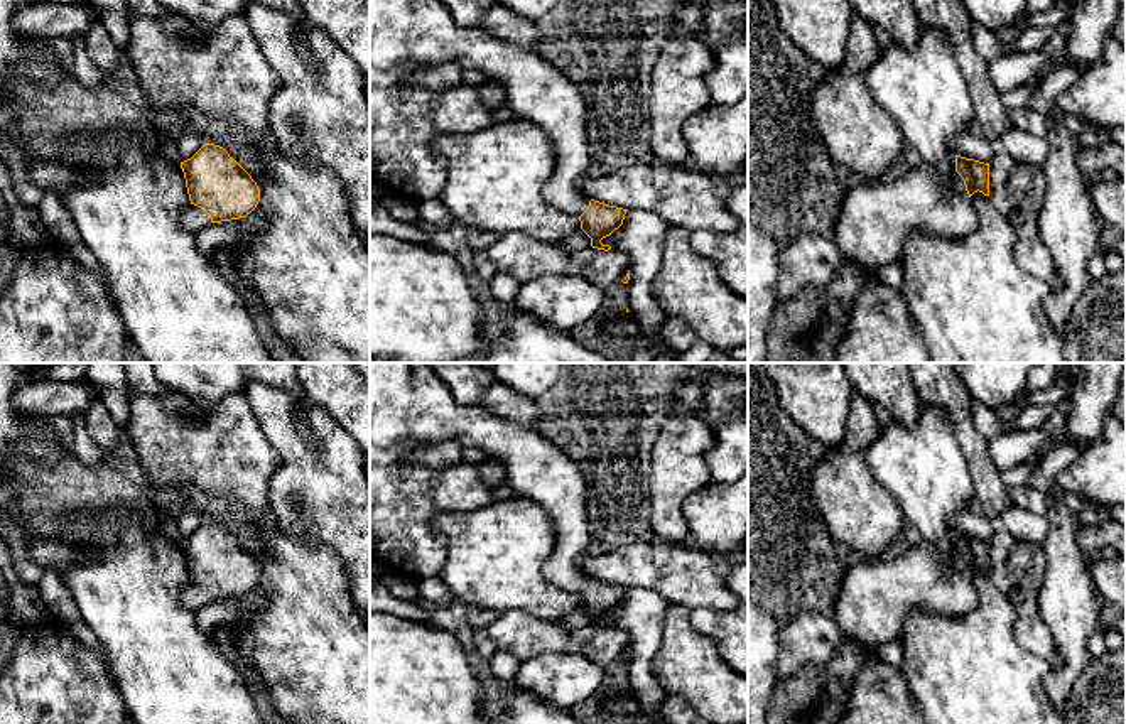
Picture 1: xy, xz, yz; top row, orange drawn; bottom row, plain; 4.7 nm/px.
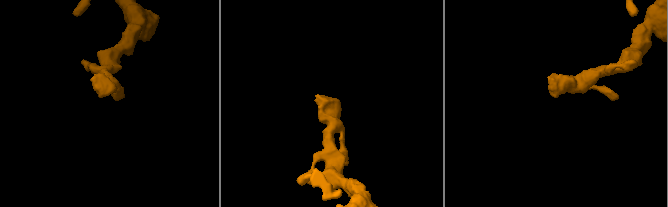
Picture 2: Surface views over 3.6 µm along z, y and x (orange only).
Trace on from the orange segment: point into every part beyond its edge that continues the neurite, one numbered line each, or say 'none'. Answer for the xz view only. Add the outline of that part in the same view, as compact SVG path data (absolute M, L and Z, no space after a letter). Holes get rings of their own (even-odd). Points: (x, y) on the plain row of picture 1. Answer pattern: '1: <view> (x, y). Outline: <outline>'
1: xz (409, 404). Outline: M370 363L370 444L430 446L442 440L454 440L464 449L483 451L488 459L498 459L503 464L503 483L547 513L555 528L555 543L542 574L552 586L579 596L591 579L581 567L589 547L589 530L587 484L579 464L532 425L505 422L483 405L457 403L427 363Z

